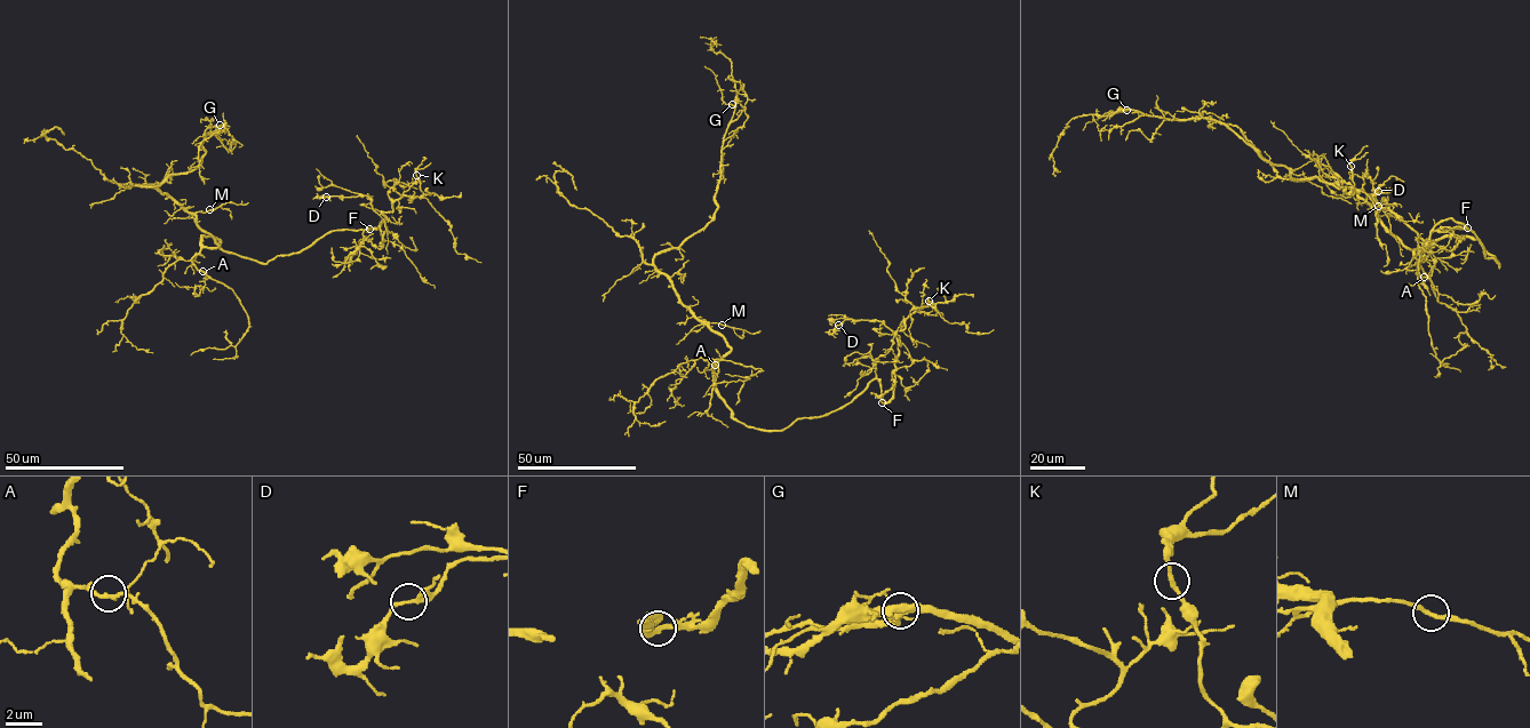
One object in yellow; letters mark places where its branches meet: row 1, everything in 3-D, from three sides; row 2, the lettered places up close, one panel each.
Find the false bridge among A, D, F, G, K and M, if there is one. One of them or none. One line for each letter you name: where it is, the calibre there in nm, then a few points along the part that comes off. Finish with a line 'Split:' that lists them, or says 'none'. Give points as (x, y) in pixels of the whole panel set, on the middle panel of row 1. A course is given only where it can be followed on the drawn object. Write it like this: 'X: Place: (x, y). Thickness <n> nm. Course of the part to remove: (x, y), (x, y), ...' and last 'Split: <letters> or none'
Split: none

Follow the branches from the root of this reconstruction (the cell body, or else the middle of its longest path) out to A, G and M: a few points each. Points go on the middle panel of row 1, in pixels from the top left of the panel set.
A: (714, 384), (714, 365), (704, 360), (711, 359), (715, 365)
G: (714, 384), (714, 368), (731, 348), (682, 302), (653, 257), (677, 248), (712, 218), (732, 104)
M: (714, 384), (714, 368), (731, 348), (704, 325), (722, 325)

